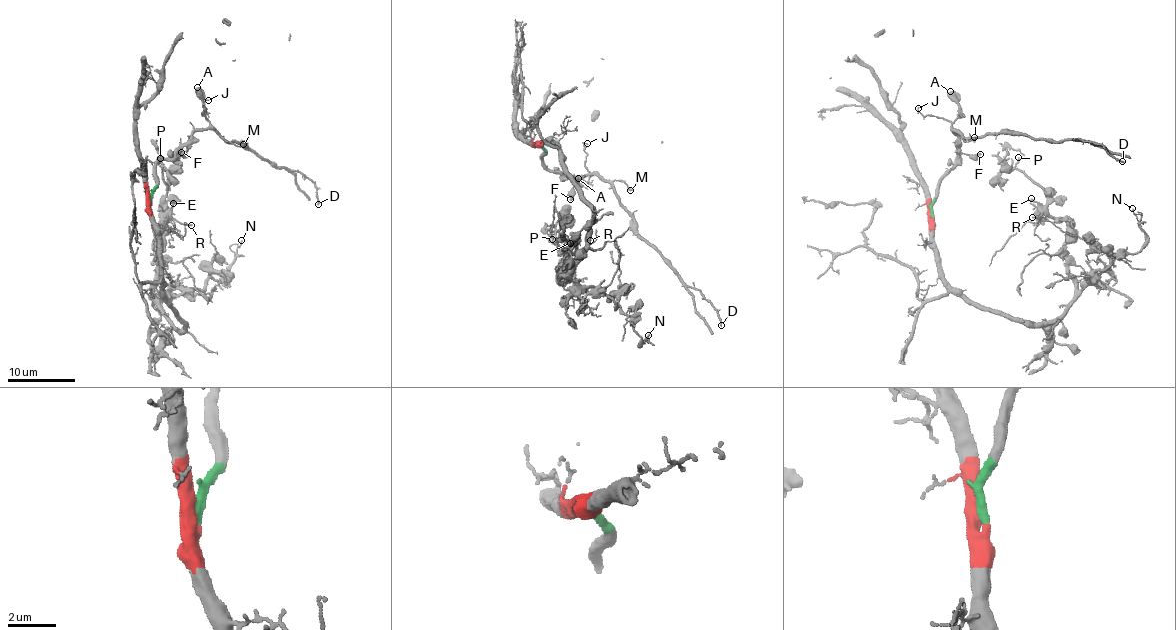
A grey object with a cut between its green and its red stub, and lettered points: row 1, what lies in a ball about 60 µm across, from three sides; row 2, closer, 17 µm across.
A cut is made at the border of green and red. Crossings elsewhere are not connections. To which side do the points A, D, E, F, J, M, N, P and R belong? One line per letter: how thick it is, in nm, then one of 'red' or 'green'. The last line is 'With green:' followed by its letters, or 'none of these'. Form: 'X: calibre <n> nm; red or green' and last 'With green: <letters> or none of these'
A: calibre 700 nm; green
D: calibre 200 nm; green
E: calibre 190 nm; red
F: calibre 360 nm; green
J: calibre 90 nm; green
M: calibre 170 nm; green
N: calibre 140 nm; red
P: calibre 160 nm; red
R: calibre 150 nm; red
With green: A, D, F, J, M

